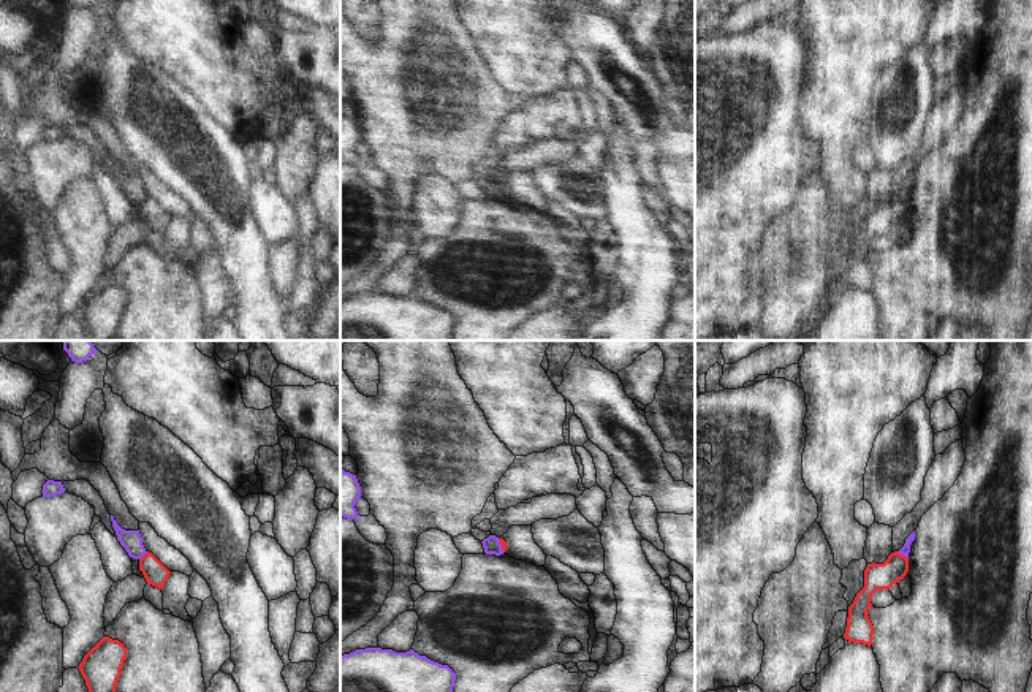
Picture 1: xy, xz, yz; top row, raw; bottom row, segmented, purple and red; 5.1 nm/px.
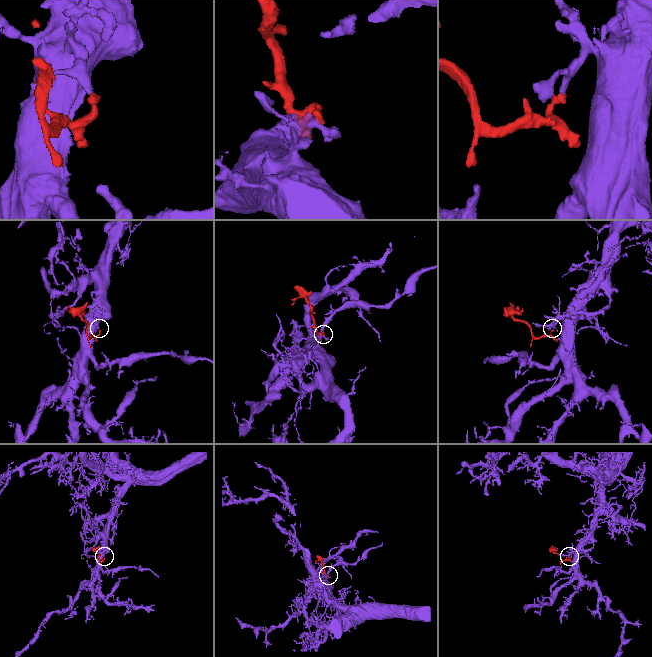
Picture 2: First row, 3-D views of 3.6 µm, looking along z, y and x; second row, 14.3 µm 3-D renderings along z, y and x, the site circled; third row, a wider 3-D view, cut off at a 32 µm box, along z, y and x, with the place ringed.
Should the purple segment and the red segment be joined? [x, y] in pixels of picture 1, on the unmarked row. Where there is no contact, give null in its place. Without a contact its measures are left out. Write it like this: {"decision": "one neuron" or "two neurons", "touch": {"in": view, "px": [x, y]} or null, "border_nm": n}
{"decision": "two neurons", "touch": {"in": "yz", "px": [902, 200]}, "border_nm": 70}

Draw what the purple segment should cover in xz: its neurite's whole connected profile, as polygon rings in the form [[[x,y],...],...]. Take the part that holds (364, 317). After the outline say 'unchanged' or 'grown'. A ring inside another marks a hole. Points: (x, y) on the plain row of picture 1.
[[[366,293],[340,301],[340,340],[451,340],[456,318],[413,295]]]; unchanged

